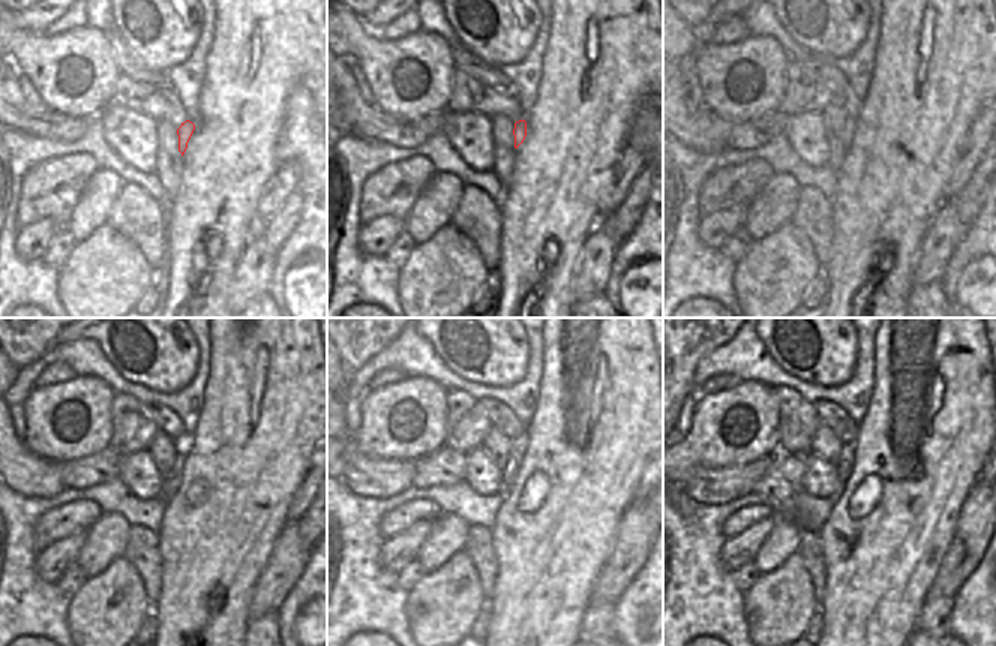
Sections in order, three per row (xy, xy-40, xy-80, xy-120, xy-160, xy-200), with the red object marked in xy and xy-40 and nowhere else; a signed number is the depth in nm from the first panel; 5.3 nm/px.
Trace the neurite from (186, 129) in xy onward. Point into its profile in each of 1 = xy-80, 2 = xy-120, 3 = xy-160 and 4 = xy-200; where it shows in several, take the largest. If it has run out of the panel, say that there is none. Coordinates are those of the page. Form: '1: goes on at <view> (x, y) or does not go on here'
1: goes on at xy-80 (851, 125)
2: goes on at xy-120 (183, 442)
3: goes on at xy-160 (510, 469)
4: goes on at xy-200 (845, 463)

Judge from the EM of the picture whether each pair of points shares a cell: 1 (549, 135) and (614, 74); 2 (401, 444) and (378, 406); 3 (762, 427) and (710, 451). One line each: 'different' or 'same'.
1: same
2: same
3: same

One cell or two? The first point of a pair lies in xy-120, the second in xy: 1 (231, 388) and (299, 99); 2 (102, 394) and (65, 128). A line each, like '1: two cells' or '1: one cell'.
1: two cells
2: two cells

